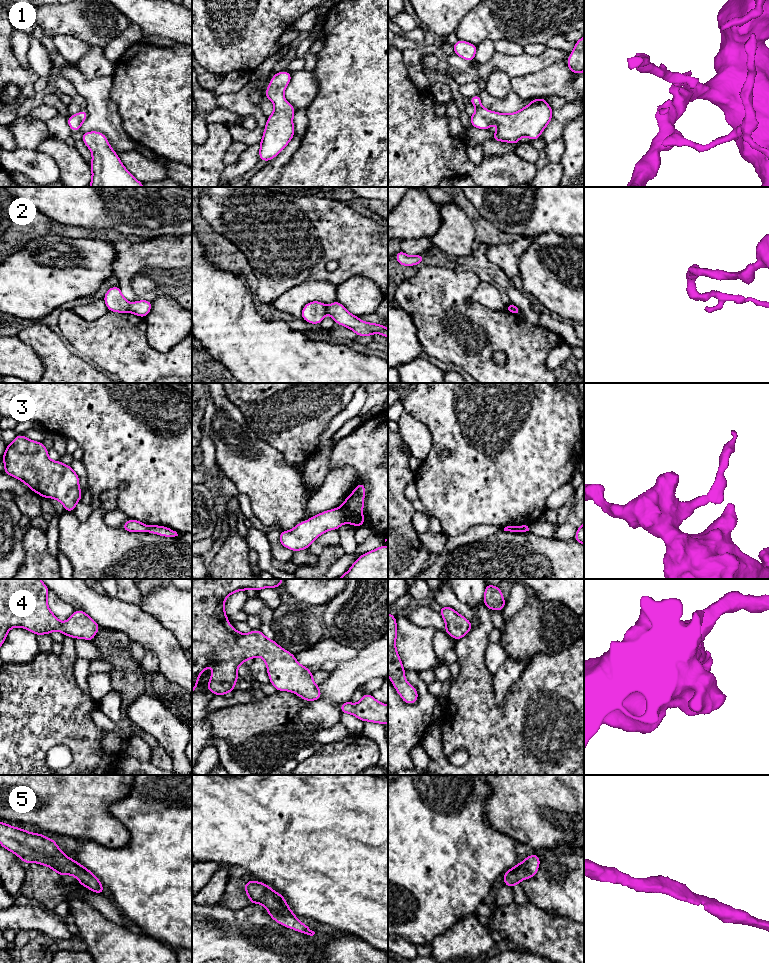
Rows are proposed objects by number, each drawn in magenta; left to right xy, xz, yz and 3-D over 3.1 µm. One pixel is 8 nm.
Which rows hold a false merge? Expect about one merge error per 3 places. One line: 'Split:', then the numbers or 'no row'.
Split: 2, 3

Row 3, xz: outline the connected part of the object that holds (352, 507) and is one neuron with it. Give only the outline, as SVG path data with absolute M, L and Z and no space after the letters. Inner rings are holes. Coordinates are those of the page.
M359 483L341 505L341 510L345 515L346 522L353 526L365 526L363 517L365 493L366 488L364 484Z

